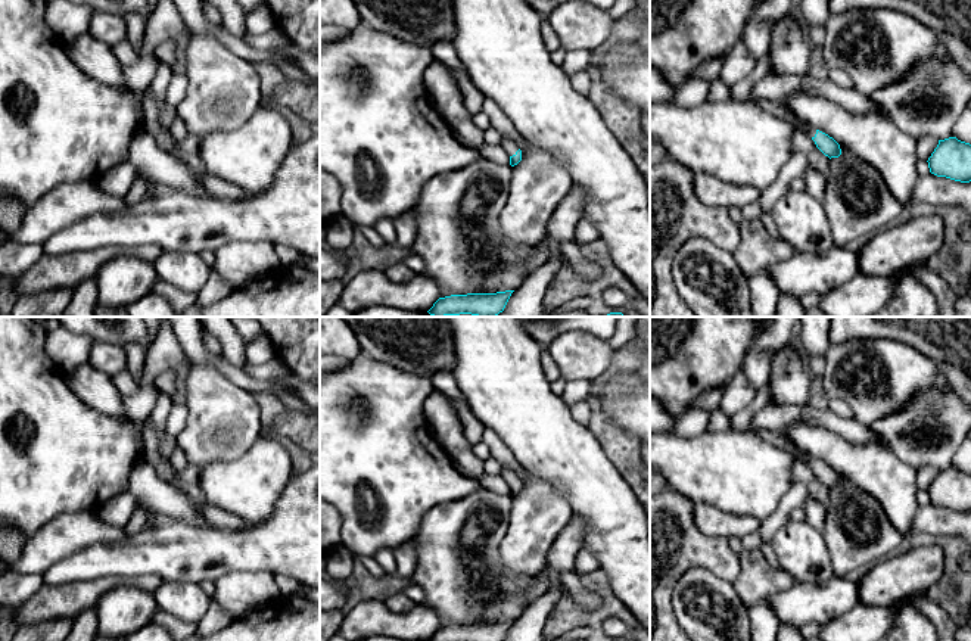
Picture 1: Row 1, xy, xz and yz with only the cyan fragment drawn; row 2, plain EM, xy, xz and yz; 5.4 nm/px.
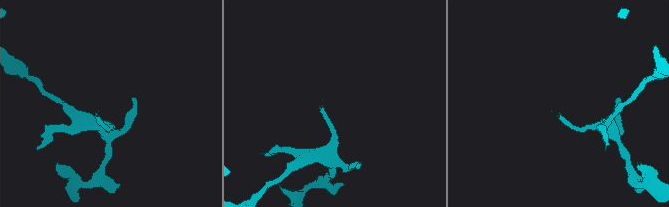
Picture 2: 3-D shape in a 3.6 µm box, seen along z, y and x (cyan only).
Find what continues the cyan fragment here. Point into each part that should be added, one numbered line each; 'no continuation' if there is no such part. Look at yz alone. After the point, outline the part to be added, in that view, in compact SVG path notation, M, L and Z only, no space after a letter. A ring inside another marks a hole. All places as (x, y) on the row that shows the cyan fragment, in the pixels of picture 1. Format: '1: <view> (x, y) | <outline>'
1: yz (778, 109) | M753 99L753 100L756 100L769 113L787 121L796 131L805 131L810 137L815 137L816 130L799 121L782 103L774 103L769 100L757 100L757 99Z

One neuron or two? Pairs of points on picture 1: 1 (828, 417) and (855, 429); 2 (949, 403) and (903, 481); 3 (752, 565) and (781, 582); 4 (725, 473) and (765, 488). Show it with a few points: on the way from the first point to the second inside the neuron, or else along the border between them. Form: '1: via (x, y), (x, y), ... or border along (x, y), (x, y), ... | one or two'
1: via (834, 423), (849, 429) | one
2: border along (883, 447), (917, 469) | two
3: via (759, 572), (768, 581), (774, 581) | one
4: via (735, 473), (755, 478) | one

